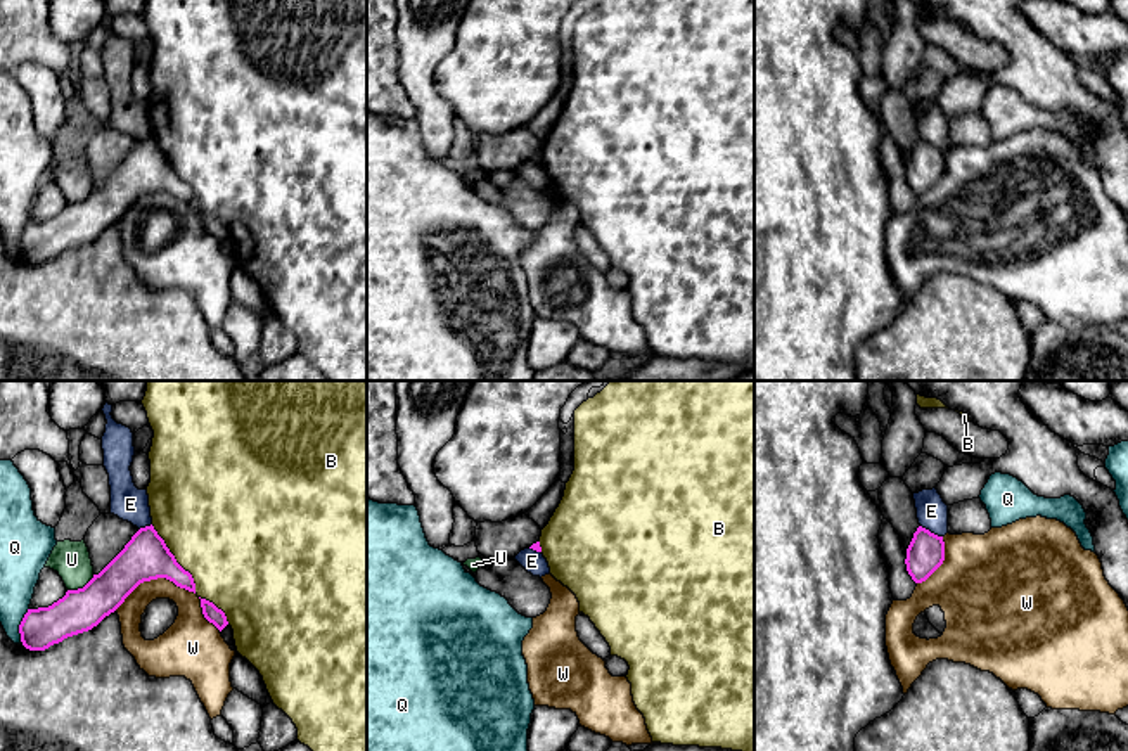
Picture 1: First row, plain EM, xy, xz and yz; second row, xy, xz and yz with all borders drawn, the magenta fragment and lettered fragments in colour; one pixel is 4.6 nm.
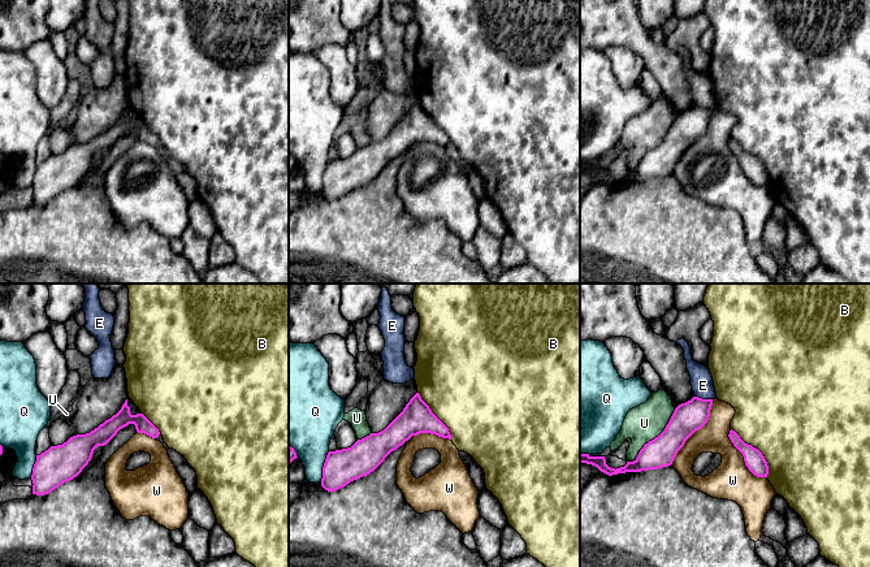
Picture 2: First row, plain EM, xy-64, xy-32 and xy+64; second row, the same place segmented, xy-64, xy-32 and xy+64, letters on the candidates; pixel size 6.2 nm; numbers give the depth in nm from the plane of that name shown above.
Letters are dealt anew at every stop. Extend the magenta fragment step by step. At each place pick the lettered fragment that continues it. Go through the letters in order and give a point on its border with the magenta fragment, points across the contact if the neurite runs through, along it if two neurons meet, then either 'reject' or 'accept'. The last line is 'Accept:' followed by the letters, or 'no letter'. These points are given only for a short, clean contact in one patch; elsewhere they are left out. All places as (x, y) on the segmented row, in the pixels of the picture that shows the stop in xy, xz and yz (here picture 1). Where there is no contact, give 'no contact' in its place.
B: meets magenta in xy at (175, 559); reject
E: meets magenta in yz at (929, 532); border along yz (921, 525), (942, 537); reject
Q: meets magenta in xy at (19, 625); reject
U: meets magenta in xy at (80, 589); border along xy (94, 575), (82, 587), (68, 590); reject
W: meets magenta in xy at (154, 578); reject
Accept: no letter

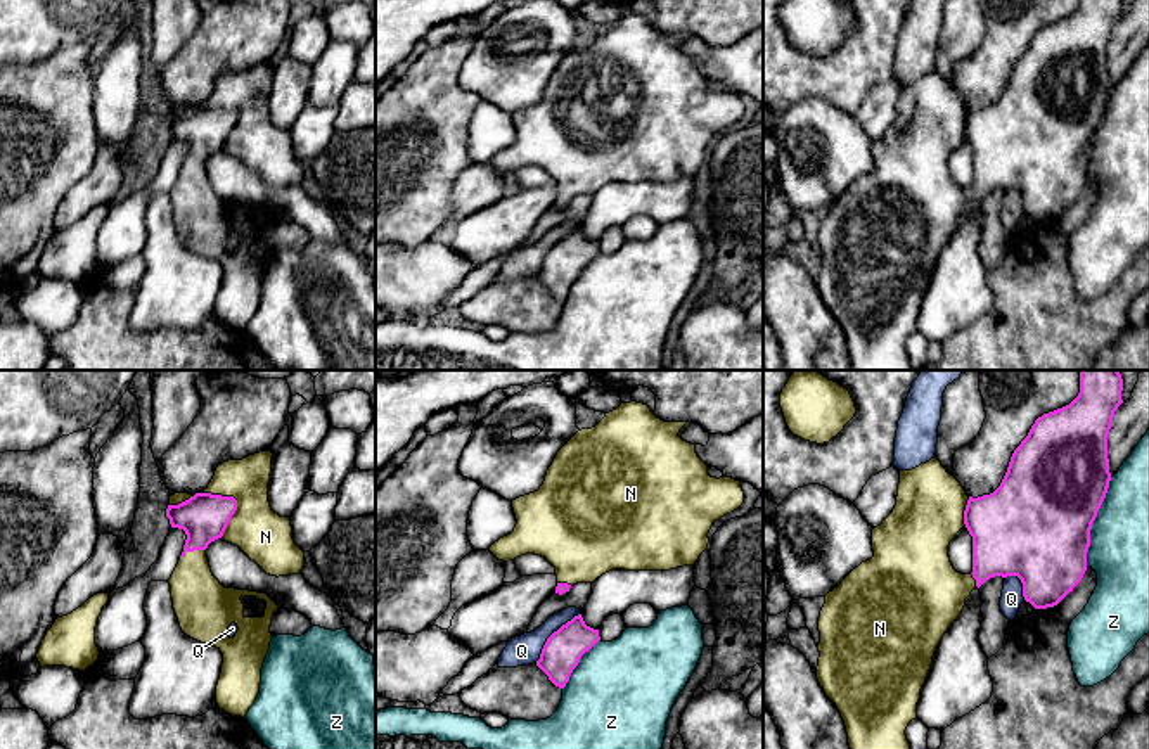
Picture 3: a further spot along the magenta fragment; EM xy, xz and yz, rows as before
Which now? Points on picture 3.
N: meets magenta in xy at (236, 502); accept
Q: meets magenta in xz at (551, 635); reject
Z: meets magenta in yz at (1092, 523); reject
Accept: N

